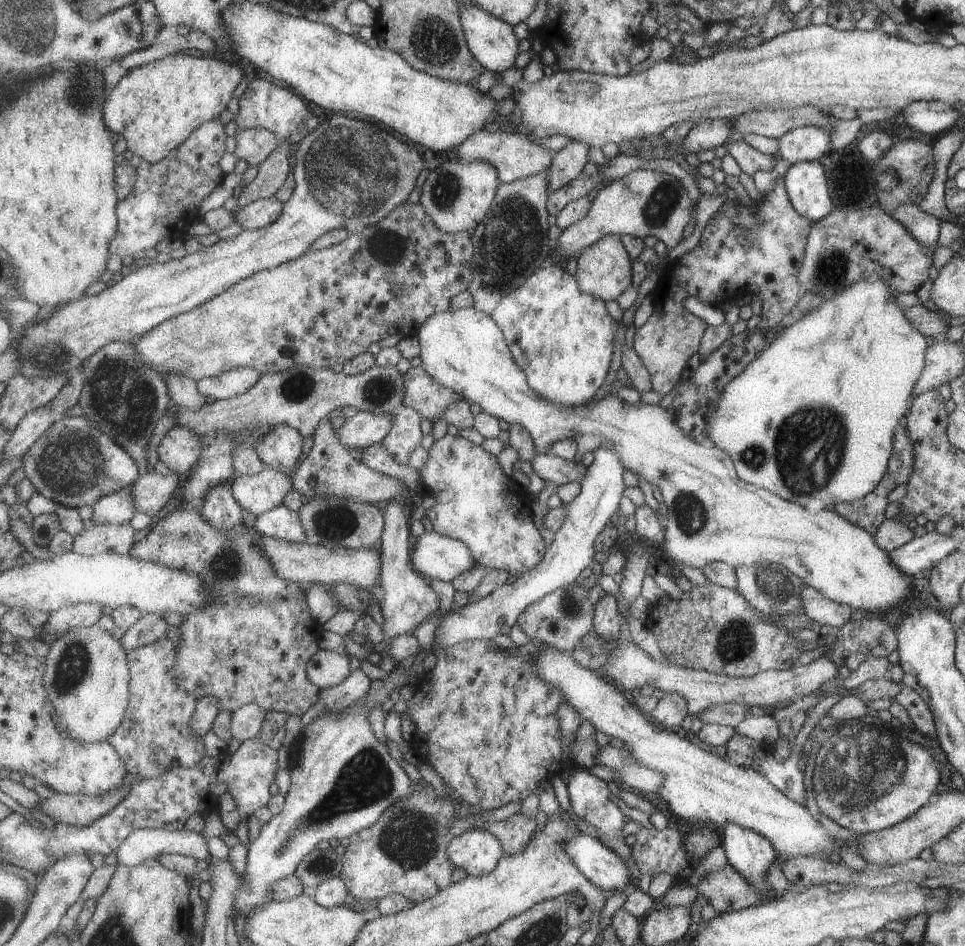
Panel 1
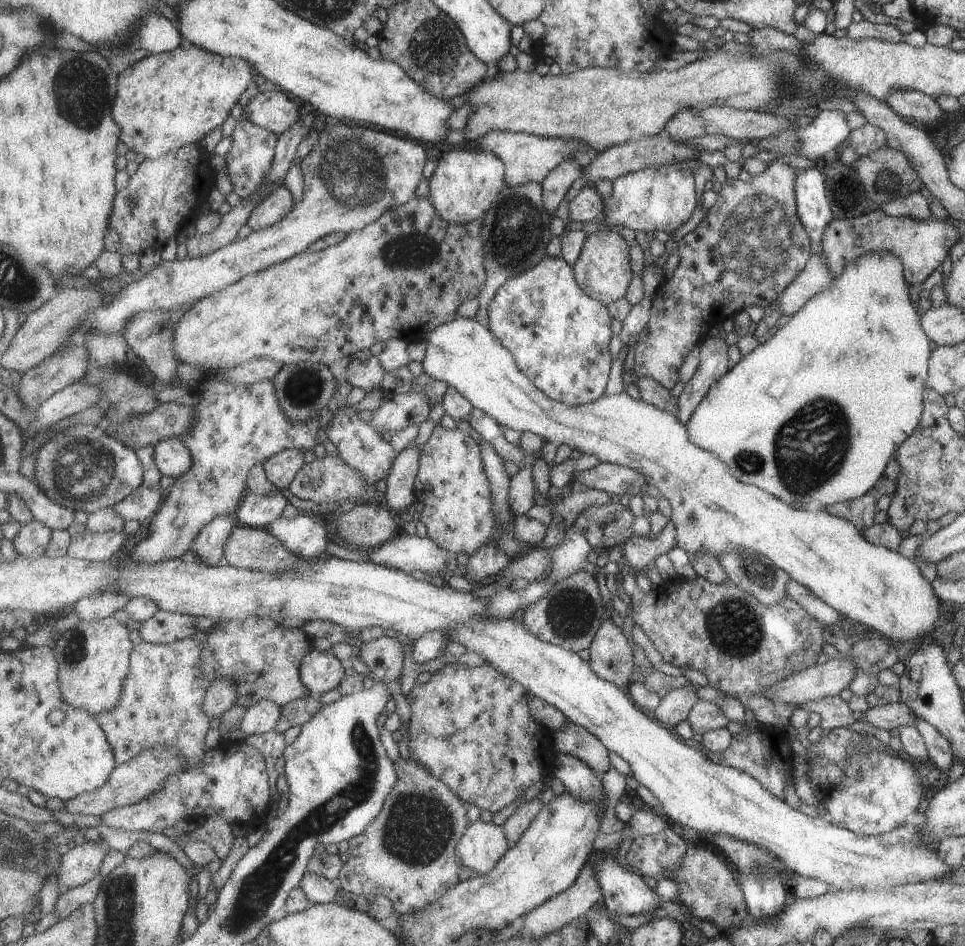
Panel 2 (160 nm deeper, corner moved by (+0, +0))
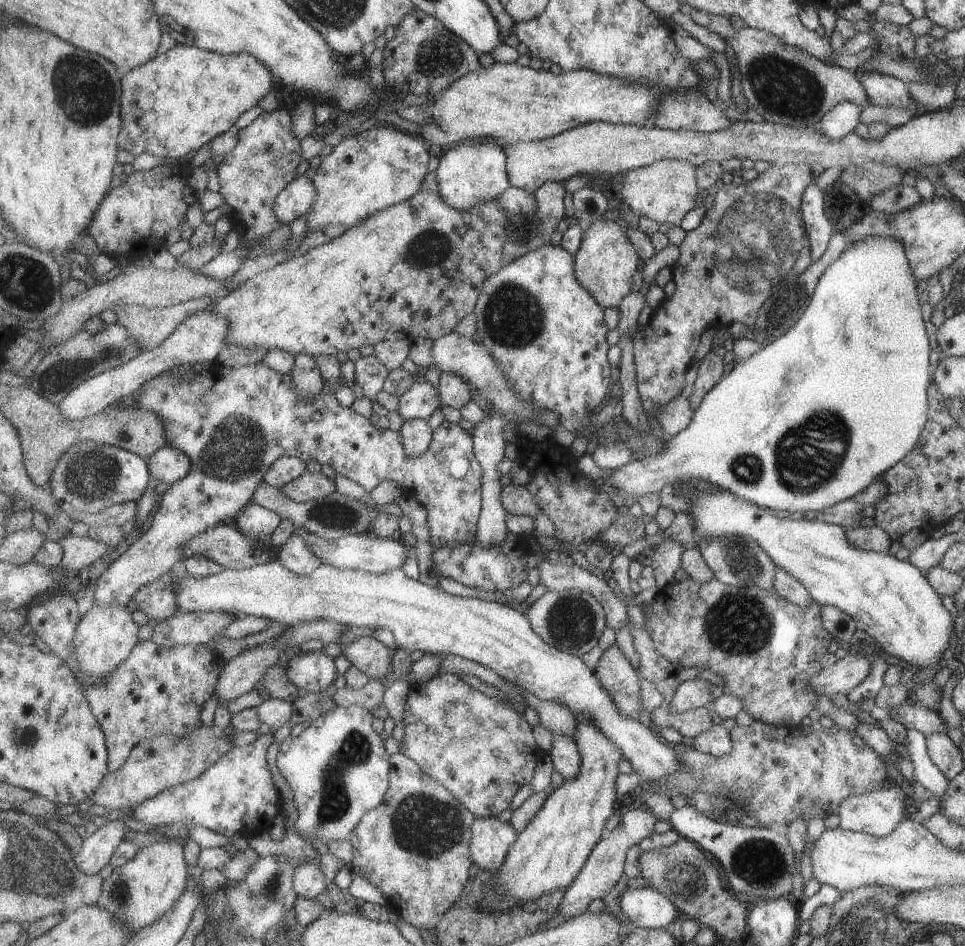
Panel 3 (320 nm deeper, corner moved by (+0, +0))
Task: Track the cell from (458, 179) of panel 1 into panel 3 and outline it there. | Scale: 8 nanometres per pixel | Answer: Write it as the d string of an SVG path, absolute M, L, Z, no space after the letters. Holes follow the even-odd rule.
M496 139L463 142L449 148L449 152L441 158L437 176L444 201L462 211L497 199L512 186L508 173L508 154L503 142Z

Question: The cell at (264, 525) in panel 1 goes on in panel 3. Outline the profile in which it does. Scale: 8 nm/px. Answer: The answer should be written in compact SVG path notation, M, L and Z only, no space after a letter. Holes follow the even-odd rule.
M291 537L279 550L279 560L299 576L309 576L322 565L322 560L311 550L304 538Z

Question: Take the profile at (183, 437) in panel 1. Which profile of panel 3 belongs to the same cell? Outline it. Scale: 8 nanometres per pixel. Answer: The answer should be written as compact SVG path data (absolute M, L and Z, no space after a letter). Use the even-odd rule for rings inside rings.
M169 444L147 459L152 476L168 486L185 478L192 469L192 458L180 448Z

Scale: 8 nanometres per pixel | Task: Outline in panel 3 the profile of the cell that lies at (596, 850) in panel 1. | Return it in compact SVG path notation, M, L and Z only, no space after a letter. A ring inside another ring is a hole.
M649 887L634 890L625 888L619 894L618 901L623 919L630 926L665 929L679 916L679 910L671 900Z

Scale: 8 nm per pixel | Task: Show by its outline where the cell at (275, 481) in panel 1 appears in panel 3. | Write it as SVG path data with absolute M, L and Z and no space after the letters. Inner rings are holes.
M251 502L239 514L234 523L243 534L254 539L267 540L276 532L282 520L283 518L279 513Z

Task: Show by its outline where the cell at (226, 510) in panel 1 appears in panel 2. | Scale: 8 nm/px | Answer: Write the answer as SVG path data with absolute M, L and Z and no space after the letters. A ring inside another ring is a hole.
M221 515L212 520L192 542L191 553L197 561L216 567L224 563L224 548L228 543L233 527L238 525L238 519L233 515Z

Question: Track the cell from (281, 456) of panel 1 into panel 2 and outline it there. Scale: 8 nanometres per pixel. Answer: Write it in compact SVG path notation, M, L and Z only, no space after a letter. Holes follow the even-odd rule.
M287 448L264 464L270 481L280 489L289 488L297 473L305 466L305 456L299 449Z

